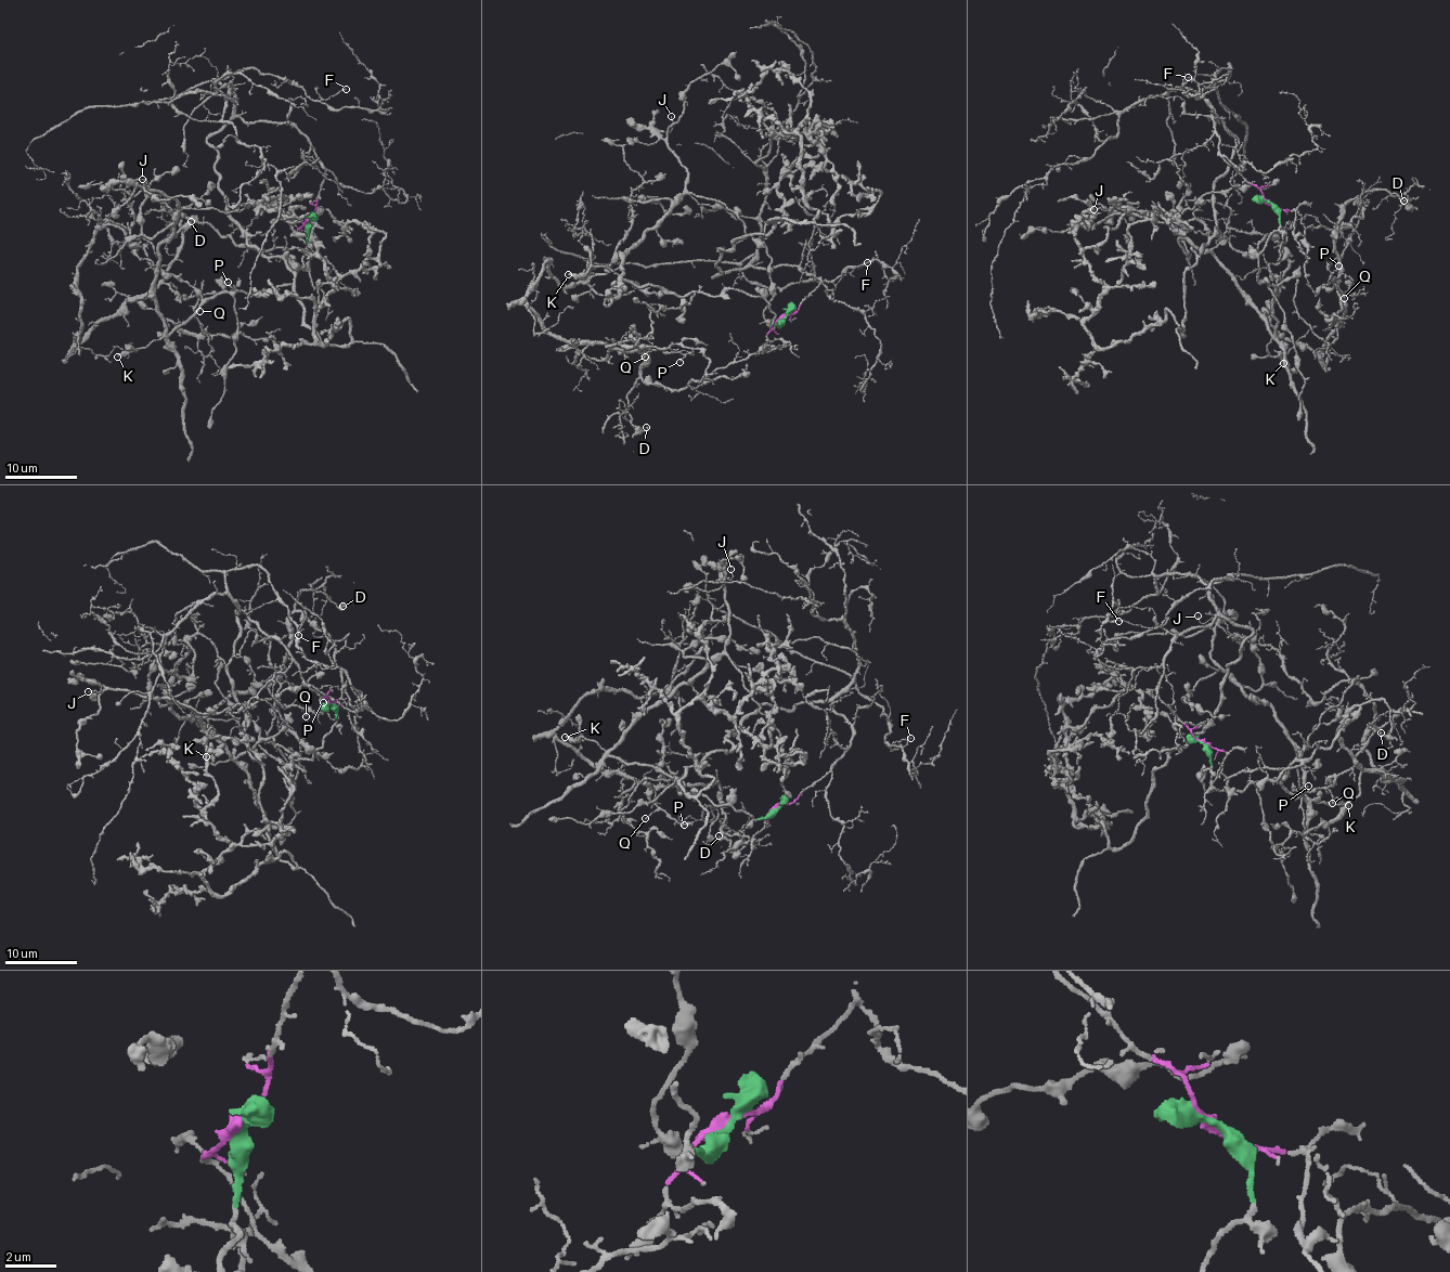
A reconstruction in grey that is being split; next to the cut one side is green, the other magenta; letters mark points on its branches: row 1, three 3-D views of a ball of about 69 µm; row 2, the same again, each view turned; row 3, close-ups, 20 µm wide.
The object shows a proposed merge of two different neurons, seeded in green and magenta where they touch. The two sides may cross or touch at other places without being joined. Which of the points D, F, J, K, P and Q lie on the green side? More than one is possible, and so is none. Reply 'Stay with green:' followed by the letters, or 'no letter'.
Stay with green: D, J, K, P, Q

